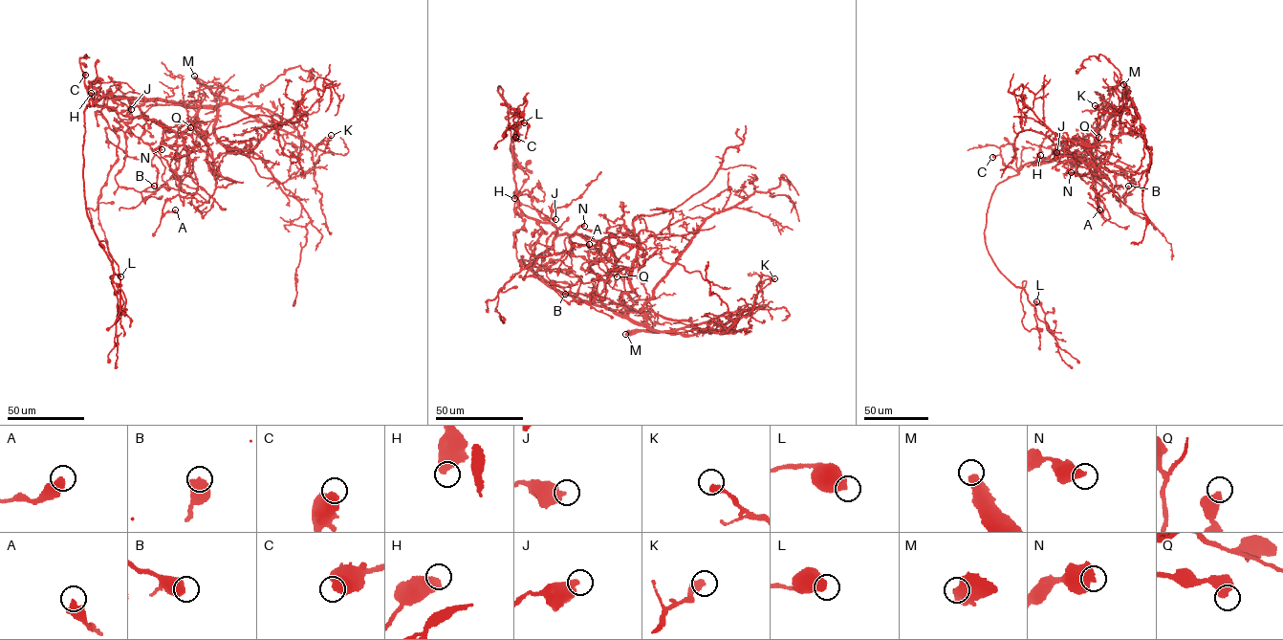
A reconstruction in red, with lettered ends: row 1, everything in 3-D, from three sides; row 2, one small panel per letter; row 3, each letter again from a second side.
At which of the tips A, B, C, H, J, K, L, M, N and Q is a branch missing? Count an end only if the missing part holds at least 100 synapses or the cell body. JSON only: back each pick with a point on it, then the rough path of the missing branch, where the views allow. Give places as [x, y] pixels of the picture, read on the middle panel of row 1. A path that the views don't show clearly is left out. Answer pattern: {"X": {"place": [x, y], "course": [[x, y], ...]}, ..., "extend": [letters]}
{"M": {"place": [625, 334]}, "extend": ["M"]}

